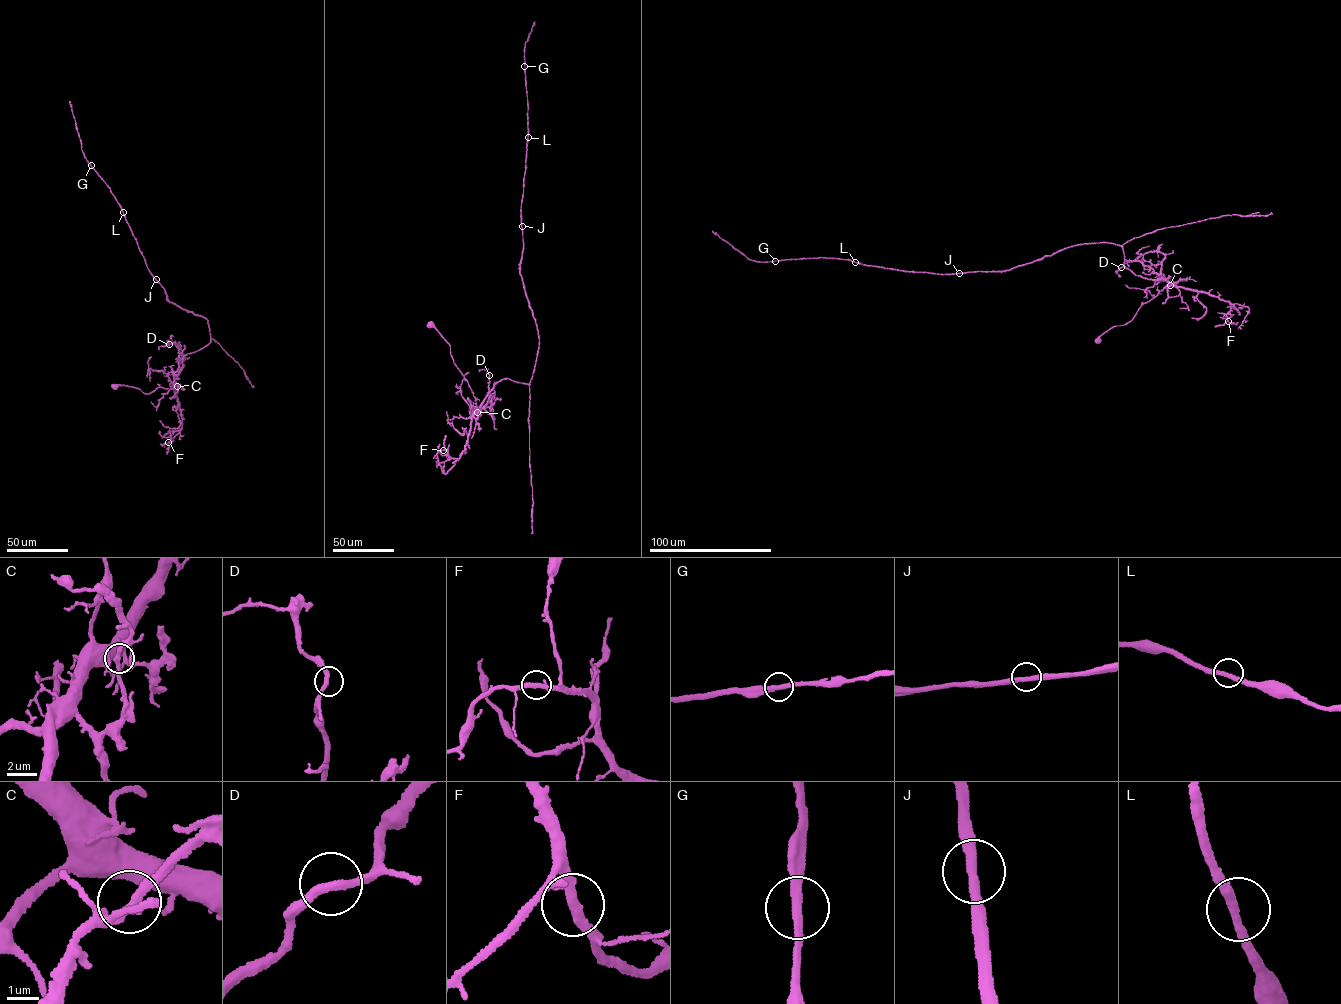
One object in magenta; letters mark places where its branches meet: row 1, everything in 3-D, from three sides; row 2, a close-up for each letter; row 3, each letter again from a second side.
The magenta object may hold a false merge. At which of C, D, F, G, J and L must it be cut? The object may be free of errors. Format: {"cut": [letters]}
{"cut": []}

